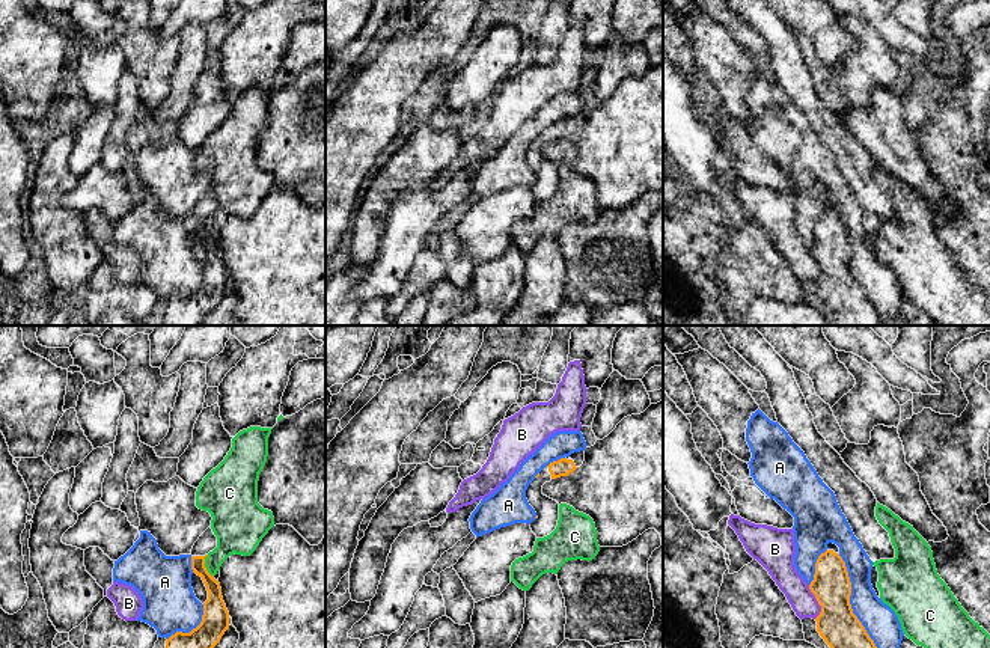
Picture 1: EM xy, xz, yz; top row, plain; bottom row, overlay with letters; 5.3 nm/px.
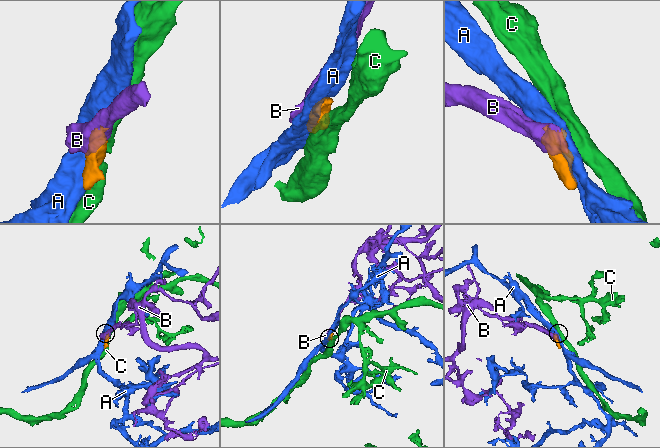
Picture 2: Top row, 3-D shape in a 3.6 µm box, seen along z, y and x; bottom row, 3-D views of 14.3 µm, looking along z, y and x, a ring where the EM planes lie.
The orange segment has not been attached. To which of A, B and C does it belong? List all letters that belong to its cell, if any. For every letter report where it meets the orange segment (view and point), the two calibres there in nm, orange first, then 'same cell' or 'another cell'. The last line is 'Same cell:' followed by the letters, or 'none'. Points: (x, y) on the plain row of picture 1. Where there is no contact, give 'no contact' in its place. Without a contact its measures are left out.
A: contact yz (850, 270); calibres 240 and 180 nm; another cell
B: contact yz (817, 262); calibres 220 and 140 nm; another cell
C: contact xy (204, 228); calibres 130 and 220 nm; another cell
Same cell: none

